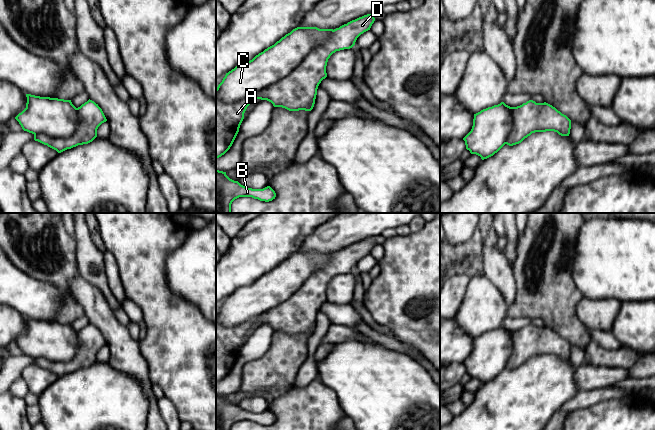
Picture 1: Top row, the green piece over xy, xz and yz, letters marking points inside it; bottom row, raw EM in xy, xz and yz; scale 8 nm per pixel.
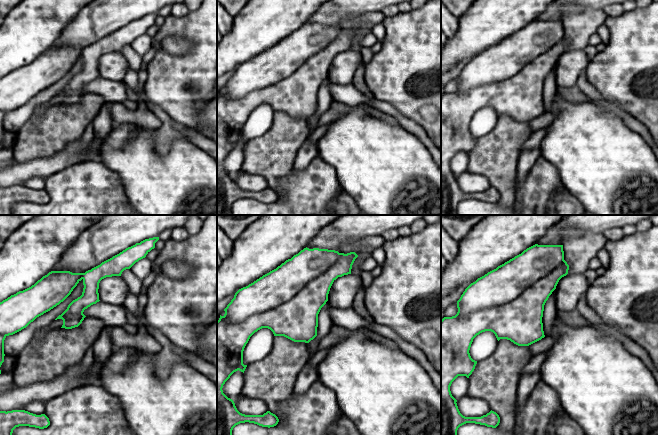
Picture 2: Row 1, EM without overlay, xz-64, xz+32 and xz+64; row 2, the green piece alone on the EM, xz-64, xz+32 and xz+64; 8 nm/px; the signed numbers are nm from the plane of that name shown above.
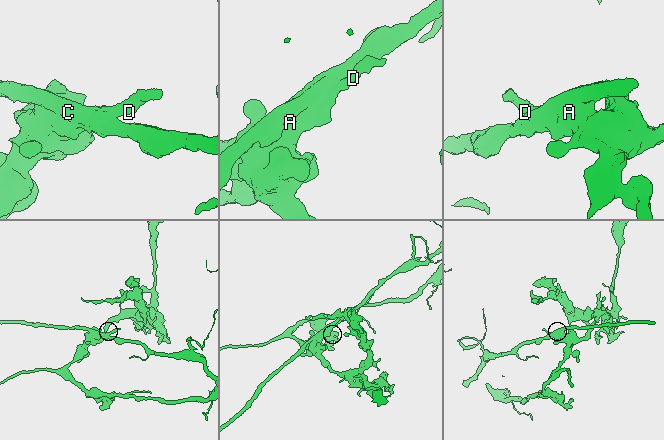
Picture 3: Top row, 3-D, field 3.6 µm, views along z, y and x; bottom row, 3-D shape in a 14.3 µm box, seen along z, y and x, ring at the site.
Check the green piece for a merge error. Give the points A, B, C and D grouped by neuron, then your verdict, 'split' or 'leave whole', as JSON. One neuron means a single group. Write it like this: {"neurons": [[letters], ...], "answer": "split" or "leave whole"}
{"neurons": [["A", "B", "D"], ["C"]], "answer": "split"}

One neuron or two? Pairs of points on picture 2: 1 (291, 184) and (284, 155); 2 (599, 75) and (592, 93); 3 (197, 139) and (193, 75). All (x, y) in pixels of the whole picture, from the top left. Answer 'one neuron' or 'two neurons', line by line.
1: two neurons
2: two neurons
3: two neurons

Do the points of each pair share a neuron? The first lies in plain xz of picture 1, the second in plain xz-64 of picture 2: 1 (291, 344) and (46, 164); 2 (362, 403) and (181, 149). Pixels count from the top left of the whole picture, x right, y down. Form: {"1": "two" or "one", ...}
{"1": "two", "2": "one"}

